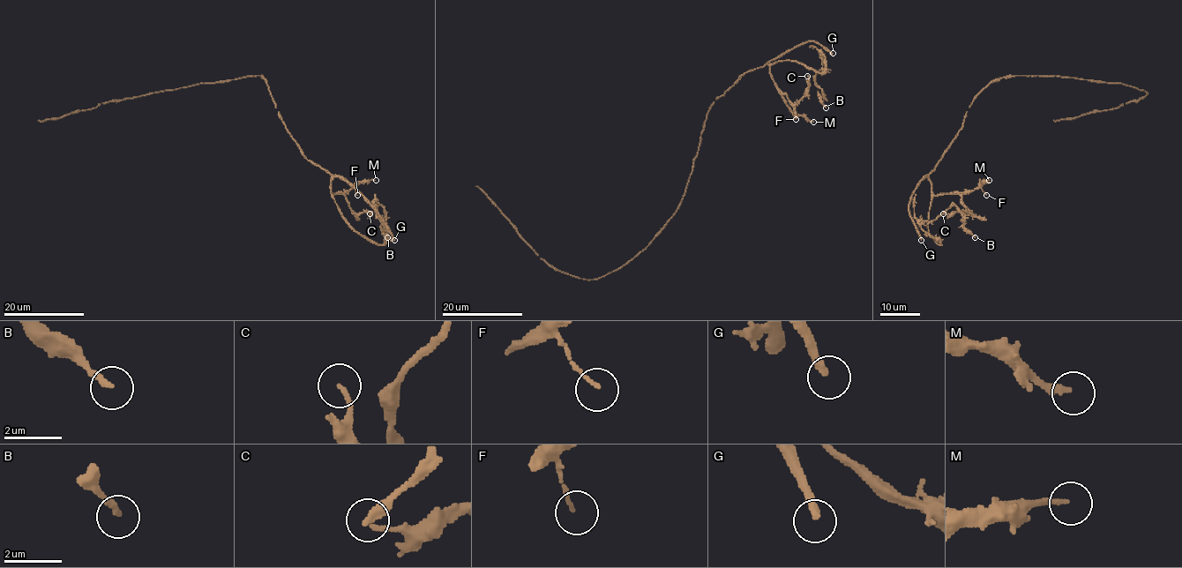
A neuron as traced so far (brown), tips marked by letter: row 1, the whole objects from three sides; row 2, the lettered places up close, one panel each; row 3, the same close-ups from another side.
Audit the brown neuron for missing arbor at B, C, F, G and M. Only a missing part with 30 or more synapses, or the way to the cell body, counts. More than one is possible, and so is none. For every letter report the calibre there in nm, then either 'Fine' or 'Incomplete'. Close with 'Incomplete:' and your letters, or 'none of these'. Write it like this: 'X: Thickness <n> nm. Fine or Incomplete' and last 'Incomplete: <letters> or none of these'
B: Thickness 200 nm. Fine
C: Thickness 140 nm. Fine
F: Thickness 100 nm. Fine
G: Thickness 260 nm. Fine
M: Thickness 200 nm. Fine
Incomplete: none of these

